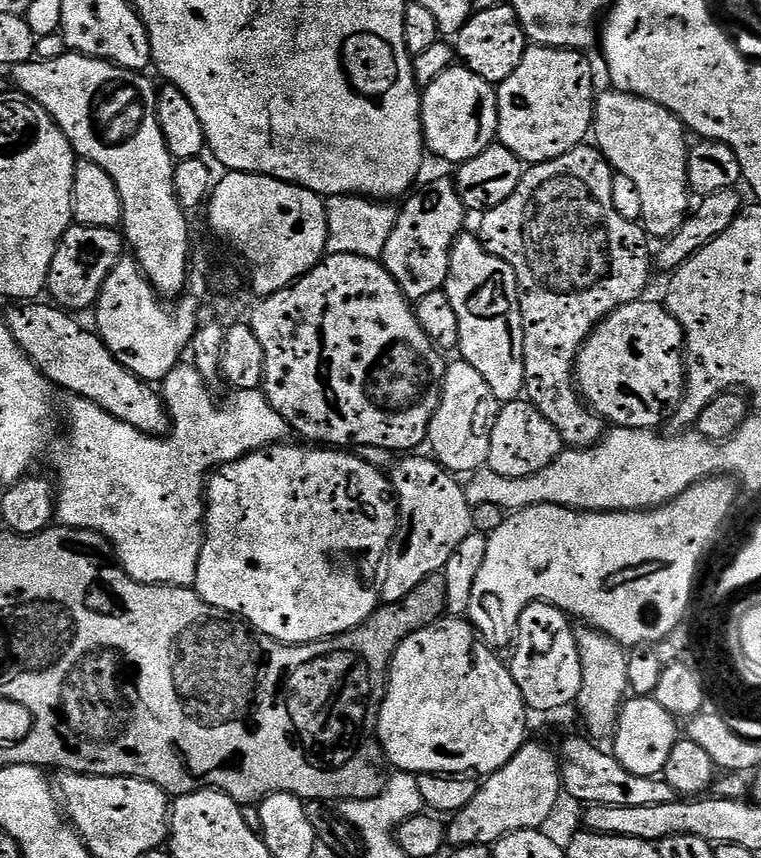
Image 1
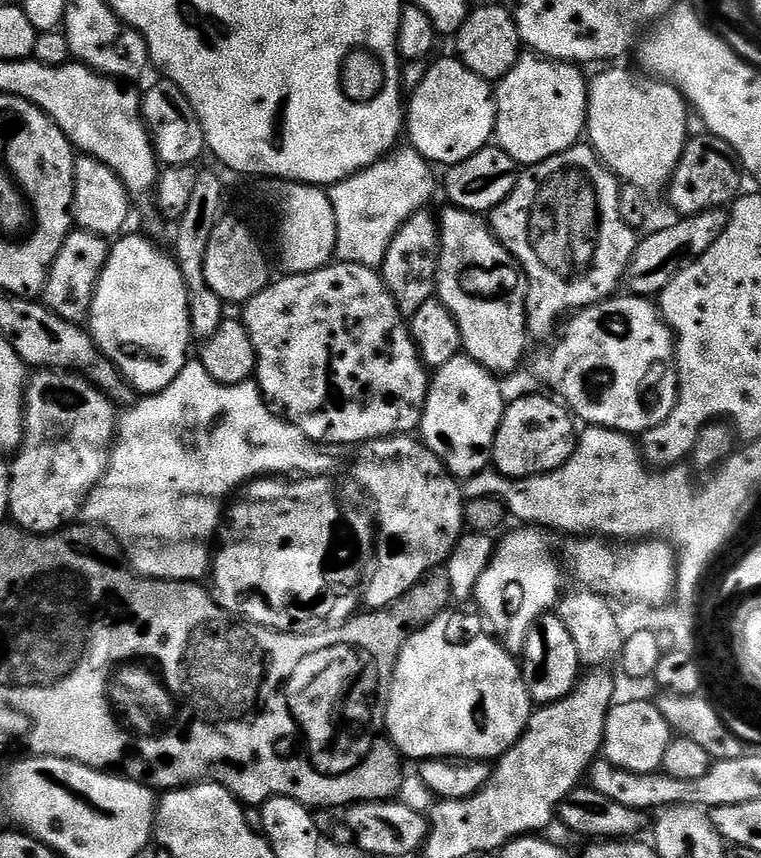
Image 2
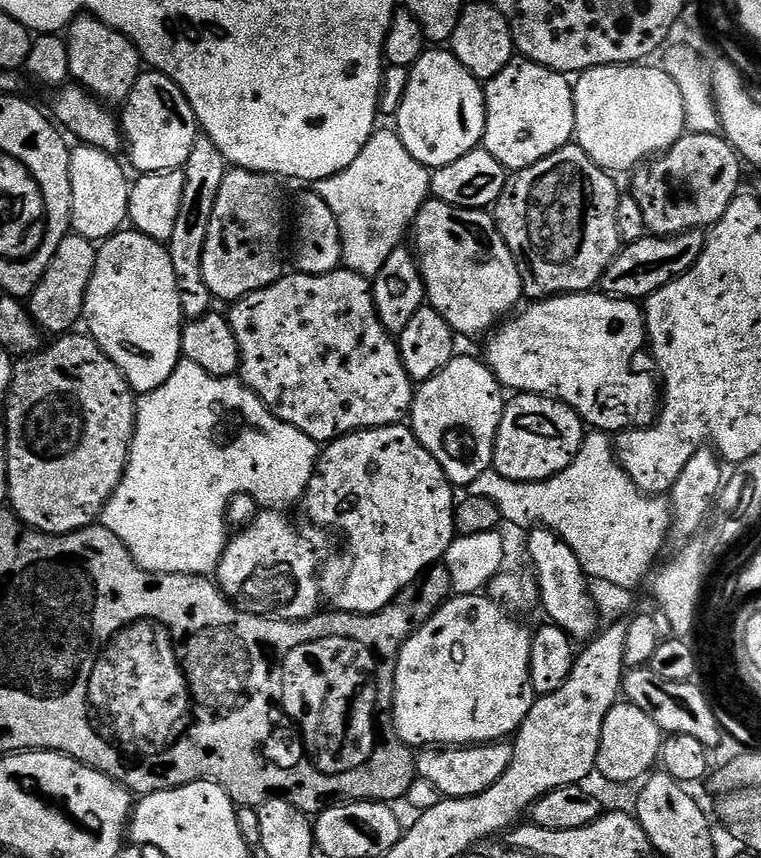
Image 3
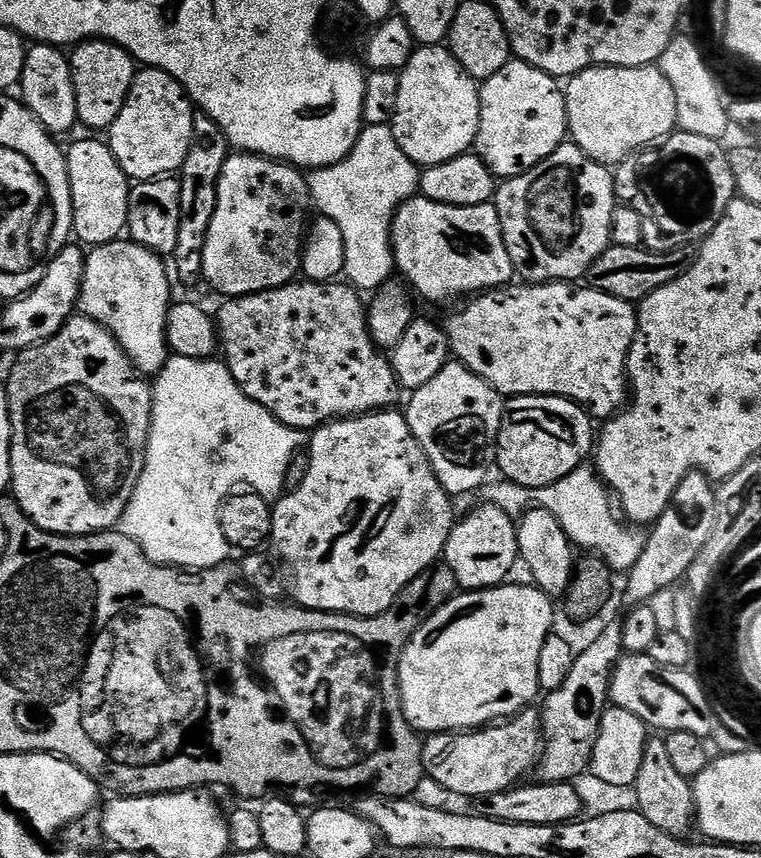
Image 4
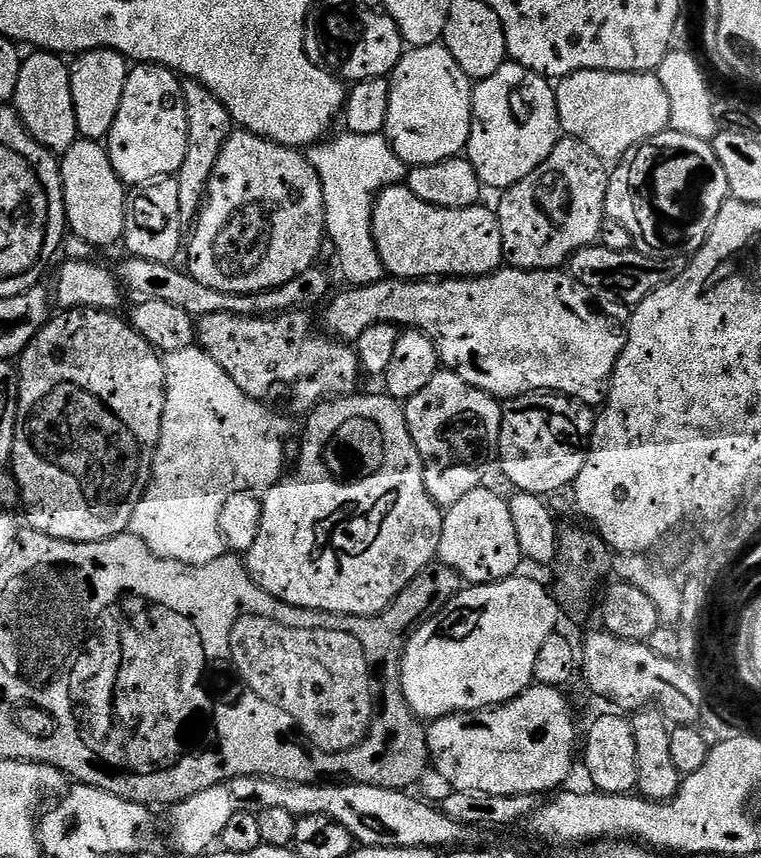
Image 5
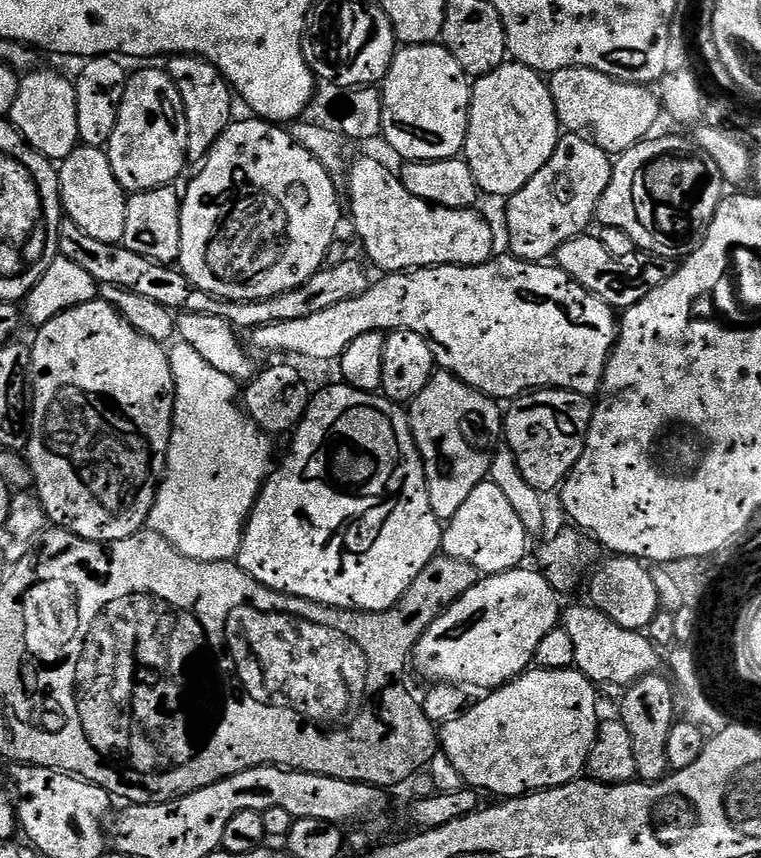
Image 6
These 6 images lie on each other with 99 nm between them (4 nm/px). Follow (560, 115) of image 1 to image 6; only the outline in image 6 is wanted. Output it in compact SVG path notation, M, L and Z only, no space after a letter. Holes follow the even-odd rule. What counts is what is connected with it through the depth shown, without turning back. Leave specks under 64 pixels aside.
M505 62L499 68L495 68L490 74L475 77L472 86L472 101L468 107L468 133L464 139L463 159L467 160L470 170L476 179L476 185L480 187L481 193L492 196L501 196L507 198L513 196L518 190L522 190L522 186L526 186L526 182L530 182L530 178L534 178L534 174L538 174L538 170L542 170L542 166L546 166L548 159L554 154L556 144L562 135L560 120L556 117L556 107L554 106L554 98L552 97L552 89L549 81L545 79L541 73L528 68L525 64L517 64L515 62Z

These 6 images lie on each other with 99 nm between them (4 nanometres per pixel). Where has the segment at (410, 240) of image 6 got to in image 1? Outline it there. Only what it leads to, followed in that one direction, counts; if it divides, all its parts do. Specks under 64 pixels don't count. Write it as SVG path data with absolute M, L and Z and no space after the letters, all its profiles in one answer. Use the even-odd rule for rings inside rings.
M461 234L454 242L450 270L442 289L454 306L454 314L458 314L458 352L466 363L474 366L478 374L482 374L482 378L486 378L486 386L494 390L496 400L518 400L521 399L524 390L524 327L520 309L520 287L512 267L502 258L487 252L479 235L468 235Z

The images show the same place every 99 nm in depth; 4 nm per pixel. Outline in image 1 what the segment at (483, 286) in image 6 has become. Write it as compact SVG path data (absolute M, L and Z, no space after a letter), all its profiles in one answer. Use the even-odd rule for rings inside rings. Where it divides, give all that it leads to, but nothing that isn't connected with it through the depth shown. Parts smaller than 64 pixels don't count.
M641 298L630 302L626 306L616 308L610 313L596 329L588 335L588 340L580 347L580 354L576 357L576 387L579 388L581 396L584 397L589 408L597 416L603 416L605 421L611 422L617 428L651 428L659 429L660 423L667 421L680 404L684 396L684 382L686 379L686 345L684 343L684 331L682 326L674 319L663 303L655 304L649 298Z

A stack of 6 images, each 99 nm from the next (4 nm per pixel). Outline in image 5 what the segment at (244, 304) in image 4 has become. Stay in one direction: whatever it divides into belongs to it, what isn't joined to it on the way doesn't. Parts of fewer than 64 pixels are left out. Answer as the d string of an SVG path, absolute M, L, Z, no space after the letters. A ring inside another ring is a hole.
M304 310L267 318L206 314L196 320L196 344L250 398L264 402L275 388L288 388L298 407L311 410L329 398L355 393L362 369L355 347L323 331L315 332L308 316L311 315Z

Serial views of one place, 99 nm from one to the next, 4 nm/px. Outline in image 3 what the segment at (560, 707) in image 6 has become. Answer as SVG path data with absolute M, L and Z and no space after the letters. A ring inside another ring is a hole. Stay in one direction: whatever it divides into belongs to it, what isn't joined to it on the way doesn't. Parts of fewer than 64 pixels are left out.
M493 742L475 746L429 746L415 753L417 777L434 786L441 797L461 800L474 794L482 794L510 766L512 745L508 742Z

